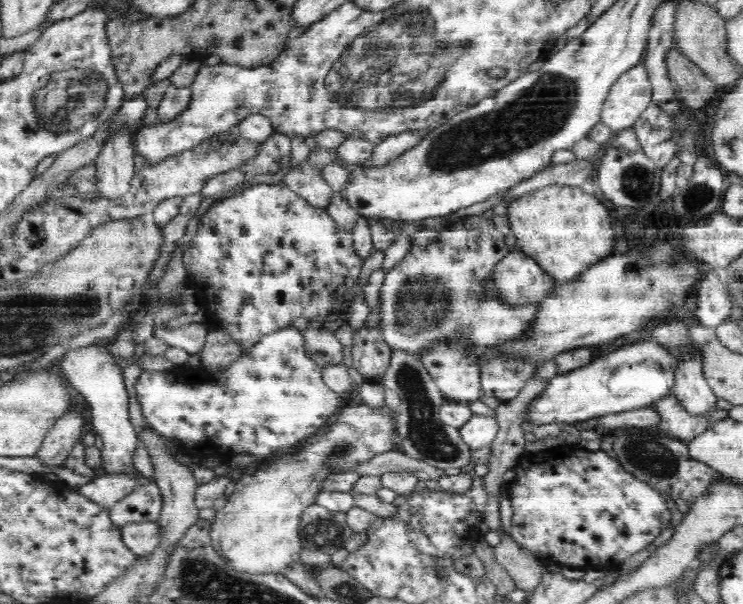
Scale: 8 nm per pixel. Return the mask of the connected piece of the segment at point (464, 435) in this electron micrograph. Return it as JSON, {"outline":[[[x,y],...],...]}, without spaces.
{"outline":[[[473,413],[471,420],[459,429],[462,442],[472,452],[488,448],[499,434],[495,416]]]}

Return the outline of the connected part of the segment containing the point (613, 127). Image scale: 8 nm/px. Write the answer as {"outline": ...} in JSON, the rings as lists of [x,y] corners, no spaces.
{"outline":[[[642,62],[625,73],[612,86],[602,104],[600,122],[612,135],[620,133],[621,130],[632,129],[652,100],[652,86]]]}

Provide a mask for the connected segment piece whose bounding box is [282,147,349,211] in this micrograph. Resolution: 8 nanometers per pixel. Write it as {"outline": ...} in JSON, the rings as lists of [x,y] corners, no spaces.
{"outline":[[[319,147],[311,151],[300,168],[285,174],[282,183],[312,206],[326,211],[331,207],[335,191],[318,172],[332,163],[346,169],[349,162],[340,156],[337,148]]]}

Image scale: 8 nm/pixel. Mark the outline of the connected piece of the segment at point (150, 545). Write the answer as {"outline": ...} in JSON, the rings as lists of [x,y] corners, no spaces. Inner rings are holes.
{"outline":[[[156,522],[129,524],[120,529],[122,544],[137,558],[151,554],[158,544],[158,536]]]}

